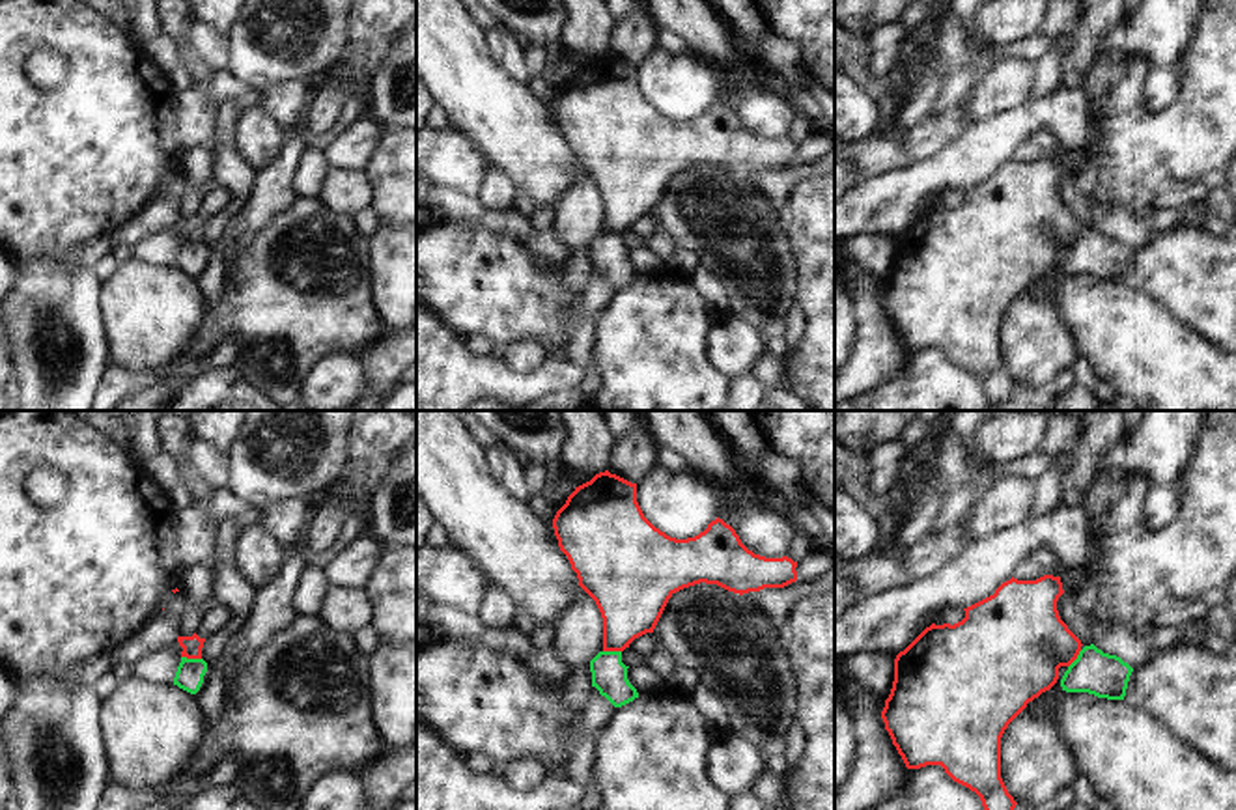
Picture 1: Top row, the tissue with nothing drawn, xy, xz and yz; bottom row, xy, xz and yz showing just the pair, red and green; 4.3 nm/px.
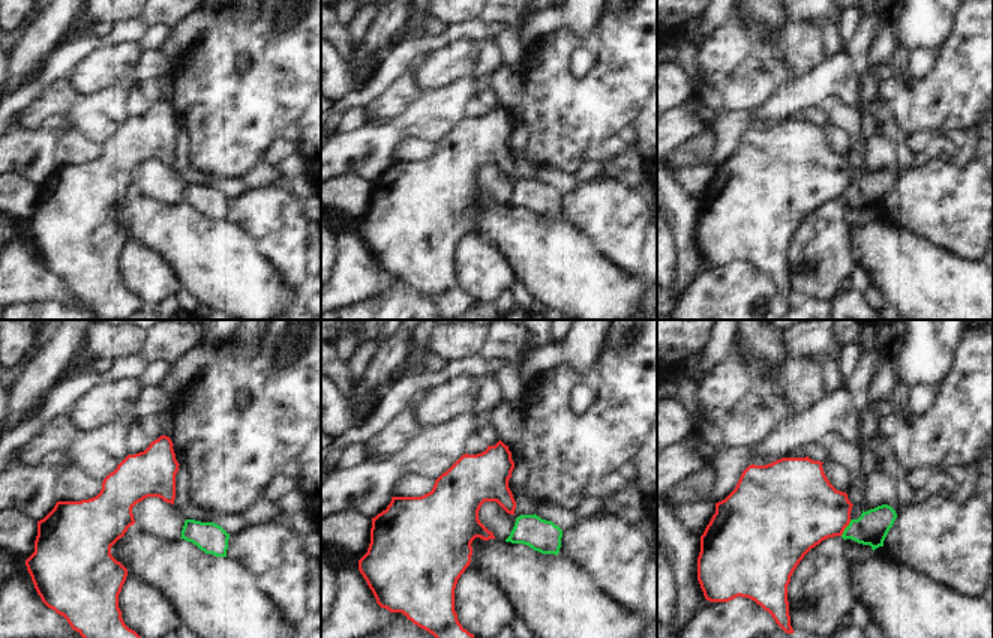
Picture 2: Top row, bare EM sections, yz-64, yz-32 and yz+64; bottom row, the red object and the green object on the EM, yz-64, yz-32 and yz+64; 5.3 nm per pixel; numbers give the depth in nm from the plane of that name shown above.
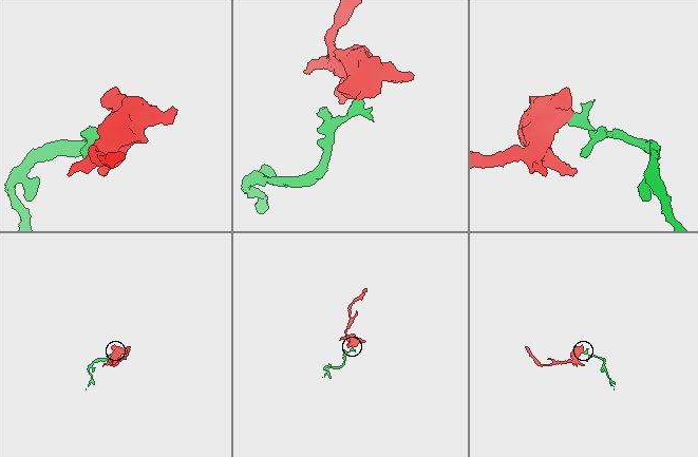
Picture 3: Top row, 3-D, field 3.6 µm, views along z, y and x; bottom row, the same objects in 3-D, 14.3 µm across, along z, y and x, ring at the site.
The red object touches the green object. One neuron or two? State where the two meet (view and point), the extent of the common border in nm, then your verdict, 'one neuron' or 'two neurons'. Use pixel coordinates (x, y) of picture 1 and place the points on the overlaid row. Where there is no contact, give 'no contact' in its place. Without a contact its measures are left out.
xy (191, 657) | 90 nm | two neurons

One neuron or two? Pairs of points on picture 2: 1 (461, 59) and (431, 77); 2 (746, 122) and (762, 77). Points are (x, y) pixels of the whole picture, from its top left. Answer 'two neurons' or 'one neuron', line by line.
1: one neuron
2: two neurons

